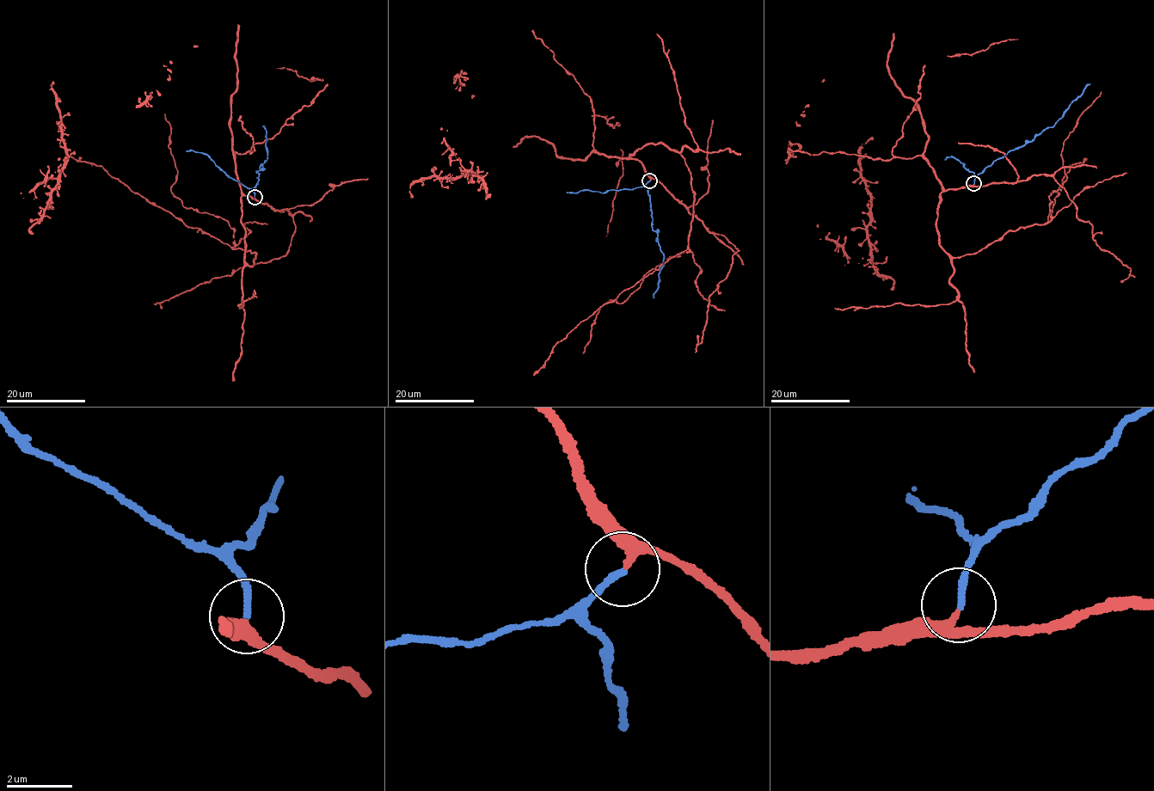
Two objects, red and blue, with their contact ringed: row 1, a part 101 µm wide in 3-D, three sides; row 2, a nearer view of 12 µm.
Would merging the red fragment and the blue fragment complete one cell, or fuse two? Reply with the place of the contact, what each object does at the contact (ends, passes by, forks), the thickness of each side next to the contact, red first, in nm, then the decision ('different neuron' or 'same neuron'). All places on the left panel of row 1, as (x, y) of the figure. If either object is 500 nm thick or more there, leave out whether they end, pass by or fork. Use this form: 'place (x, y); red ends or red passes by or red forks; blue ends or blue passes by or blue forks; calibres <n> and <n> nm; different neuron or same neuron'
place (254, 197); red passes by; blue ends; calibres 200 and 180 nm; same neuron

